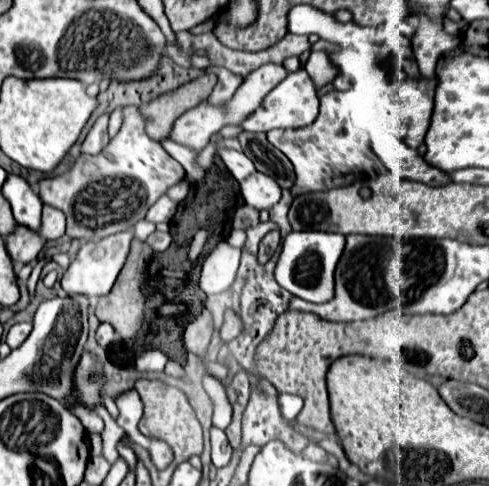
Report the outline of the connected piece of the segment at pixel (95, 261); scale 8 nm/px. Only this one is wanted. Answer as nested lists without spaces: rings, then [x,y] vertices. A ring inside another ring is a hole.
[[[117,232],[117,234],[111,234],[99,242],[89,242],[89,244],[83,244],[75,256],[75,260],[69,264],[69,268],[65,270],[65,274],[61,276],[61,288],[73,296],[73,294],[83,294],[83,296],[89,296],[89,298],[101,298],[103,294],[107,294],[123,264],[125,264],[125,258],[127,258],[127,252],[129,252],[129,242],[131,242],[133,234],[131,232]]]

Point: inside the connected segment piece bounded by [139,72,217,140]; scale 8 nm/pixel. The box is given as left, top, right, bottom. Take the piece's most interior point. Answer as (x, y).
(159, 115)

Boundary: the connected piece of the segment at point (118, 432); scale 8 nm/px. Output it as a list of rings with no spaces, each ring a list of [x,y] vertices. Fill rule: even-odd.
[[[103,404],[95,406],[95,412],[97,412],[97,414],[103,418],[103,422],[105,422],[105,428],[103,428],[103,432],[101,432],[103,458],[105,458],[107,462],[117,462],[117,460],[121,458],[119,452],[117,452],[117,442],[119,442],[119,438],[123,436],[123,428],[117,426],[117,422],[111,418],[111,414],[107,412],[107,408],[105,408]]]

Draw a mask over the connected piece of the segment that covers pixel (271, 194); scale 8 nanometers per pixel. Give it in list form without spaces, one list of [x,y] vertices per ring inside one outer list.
[[[253,172],[241,182],[241,194],[249,206],[257,210],[269,210],[279,202],[281,188],[271,176],[263,172]]]

